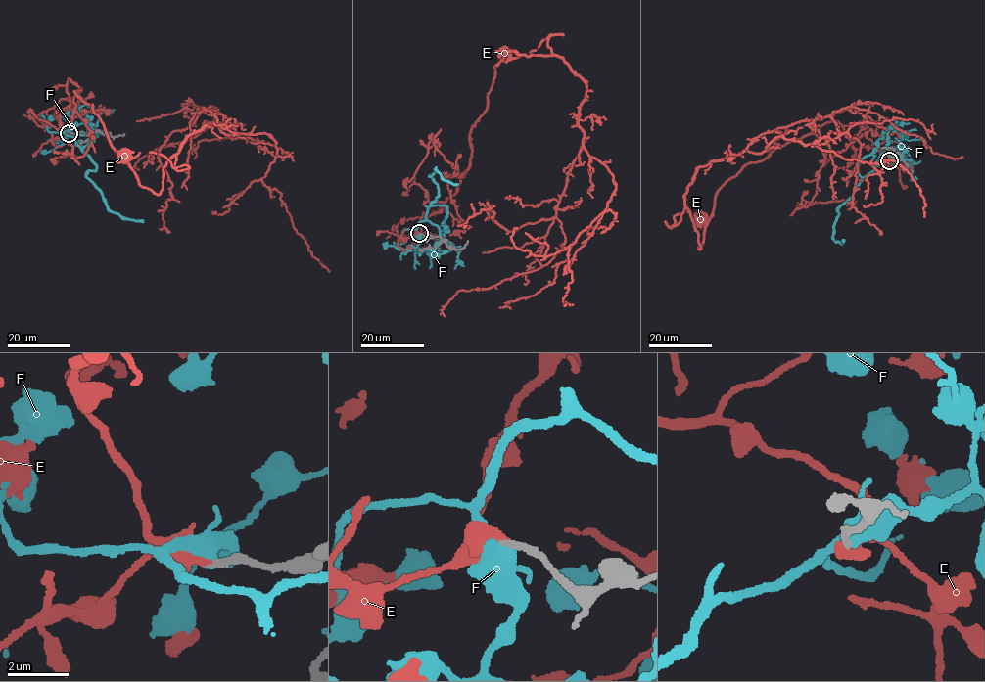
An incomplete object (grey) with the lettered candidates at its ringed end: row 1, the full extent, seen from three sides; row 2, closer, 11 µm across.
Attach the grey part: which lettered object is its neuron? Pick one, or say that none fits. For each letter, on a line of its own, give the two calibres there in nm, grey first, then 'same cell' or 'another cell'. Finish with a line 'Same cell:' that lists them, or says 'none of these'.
E: 240/300 nm | same cell
F: 240/600 nm | another cell
Same cell: E

